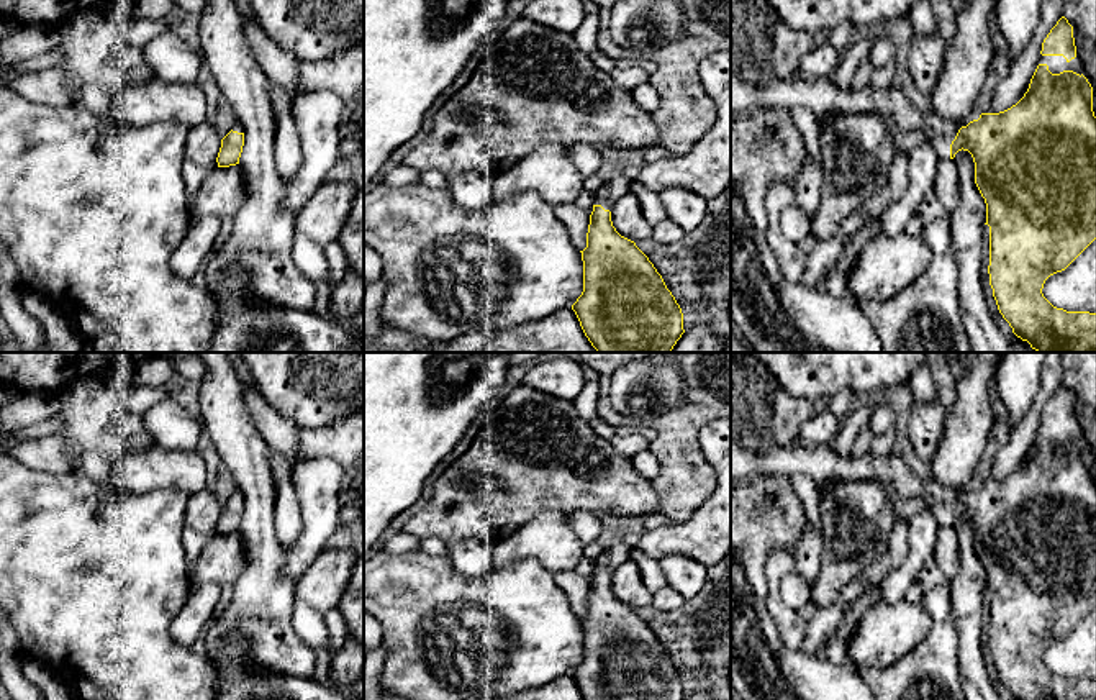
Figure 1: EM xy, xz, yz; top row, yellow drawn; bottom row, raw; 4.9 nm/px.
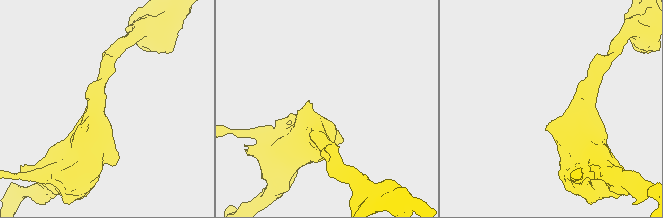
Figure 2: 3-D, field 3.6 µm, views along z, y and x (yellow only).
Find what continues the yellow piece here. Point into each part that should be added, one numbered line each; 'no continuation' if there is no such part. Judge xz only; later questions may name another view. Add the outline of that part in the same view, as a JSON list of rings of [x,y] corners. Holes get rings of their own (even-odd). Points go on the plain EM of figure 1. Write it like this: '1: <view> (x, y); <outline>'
1: xz (606, 563); [[[616,539],[596,557],[595,572],[601,572],[605,577],[611,579],[618,566],[631,557],[631,549],[631,543]]]

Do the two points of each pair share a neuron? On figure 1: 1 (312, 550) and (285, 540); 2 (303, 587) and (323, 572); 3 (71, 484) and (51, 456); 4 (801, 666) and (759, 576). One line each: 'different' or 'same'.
1: different
2: same
3: different
4: different

